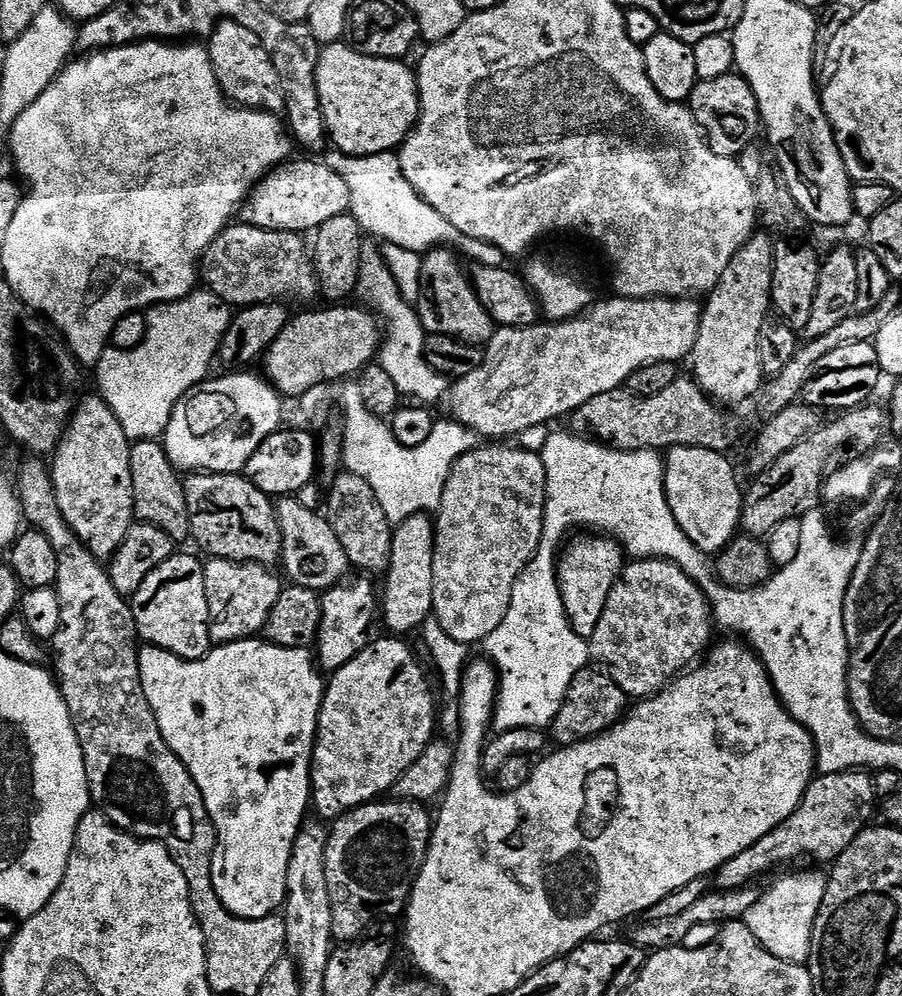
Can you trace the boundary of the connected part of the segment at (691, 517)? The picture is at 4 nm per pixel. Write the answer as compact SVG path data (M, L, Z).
M674 447L665 459L665 490L670 510L682 532L708 555L718 554L740 528L743 489L725 453L704 447Z

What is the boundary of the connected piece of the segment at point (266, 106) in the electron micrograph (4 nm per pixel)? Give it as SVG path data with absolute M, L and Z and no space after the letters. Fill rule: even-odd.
M221 20L212 35L207 37L206 47L220 89L229 101L245 108L273 114L283 113L284 88L280 85L282 73L269 45L262 43L254 30L246 30L246 26L242 26L237 20Z

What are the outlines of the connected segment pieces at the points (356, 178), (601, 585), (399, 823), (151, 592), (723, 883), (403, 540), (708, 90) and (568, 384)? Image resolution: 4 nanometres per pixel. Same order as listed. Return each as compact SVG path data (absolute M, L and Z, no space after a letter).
M330 150L325 153L324 163L342 178L350 189L350 214L359 223L361 231L382 238L391 244L383 245L384 261L402 292L402 298L411 301L414 296L414 260L412 252L423 254L436 247L449 247L471 263L503 267L506 262L504 252L493 244L471 239L462 234L438 210L417 194L401 172L399 157L393 152L366 156L350 156L344 152Z
M580 534L567 541L558 557L556 580L560 583L562 606L578 635L591 638L594 634L594 626L598 626L598 618L602 618L602 610L606 610L606 598L610 598L610 590L614 590L614 582L625 563L623 547L607 535Z
M388 798L383 802L363 804L331 825L326 846L326 886L330 889L333 941L355 942L369 931L367 928L379 916L396 918L407 909L412 887L428 853L428 843L432 841L434 820L430 812L428 816L428 811L425 805L415 804L413 800Z
M174 554L130 597L137 637L145 645L161 648L183 660L202 660L214 641L208 629L208 603L204 564L192 556Z
M867 771L839 772L838 774L817 775L808 785L802 802L766 838L758 838L754 846L734 854L721 868L714 873L715 887L721 892L732 892L736 888L749 887L759 876L780 868L783 864L792 864L803 856L813 856L820 864L831 865L858 834L869 827L872 807L878 804L872 776Z
M427 515L410 517L405 524L393 531L390 546L390 566L383 577L382 584L382 620L389 633L404 634L423 629L432 616L434 602L434 542L436 533L434 524Z
M739 74L699 81L691 94L690 107L704 139L719 156L738 157L744 147L757 139L756 131L762 128L754 90Z
M611 298L605 304L593 303L586 314L575 320L537 322L525 328L497 327L492 340L484 348L484 361L478 370L459 377L451 385L446 404L452 407L451 419L466 426L477 437L519 437L530 426L551 425L559 416L567 417L581 408L590 398L624 388L636 370L652 363L680 362L691 357L698 338L701 305L692 298L653 298L625 300Z

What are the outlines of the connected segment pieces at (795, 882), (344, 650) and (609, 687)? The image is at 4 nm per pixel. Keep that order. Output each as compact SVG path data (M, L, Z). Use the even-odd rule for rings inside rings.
M800 872L797 876L782 877L777 884L770 885L765 892L761 891L754 906L750 906L745 914L743 921L748 925L750 934L754 934L754 938L758 938L758 942L774 954L774 958L807 965L814 922L828 885L827 875L820 872Z
M349 579L343 586L327 589L321 595L322 622L316 635L314 656L325 673L331 674L346 666L350 658L357 656L369 644L373 635L372 619L378 616L378 588L368 581L371 579L360 579L364 580Z
M595 667L583 668L566 690L566 698L558 714L552 719L550 736L552 732L553 738L557 740L555 743L560 746L581 744L582 741L600 736L620 723L629 708L630 698L624 693L622 686L618 686L618 682L614 682L605 672Z

